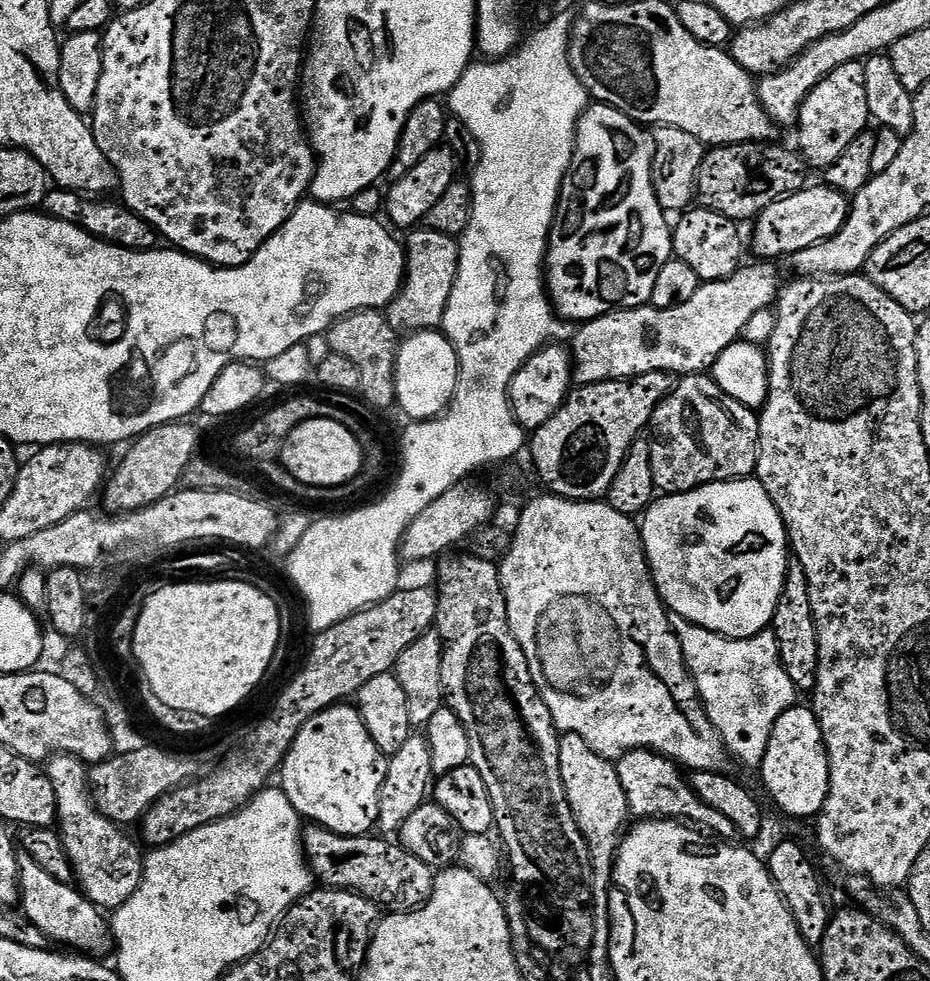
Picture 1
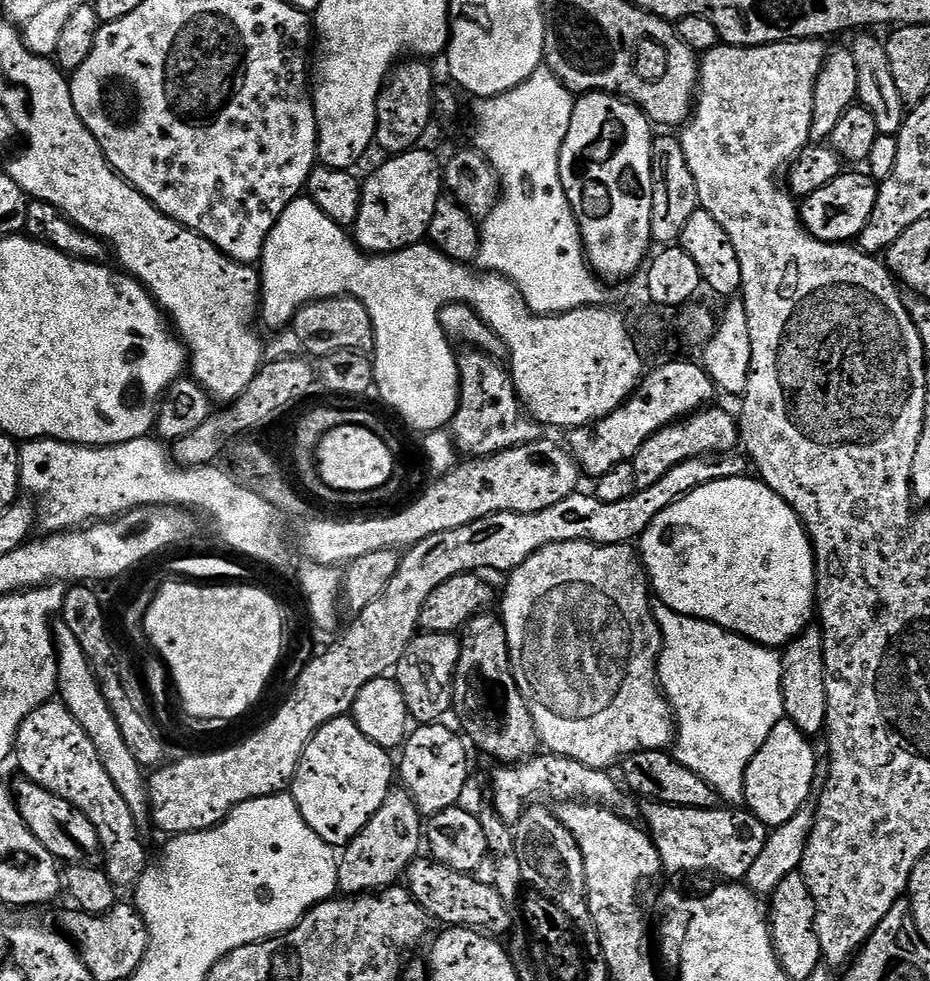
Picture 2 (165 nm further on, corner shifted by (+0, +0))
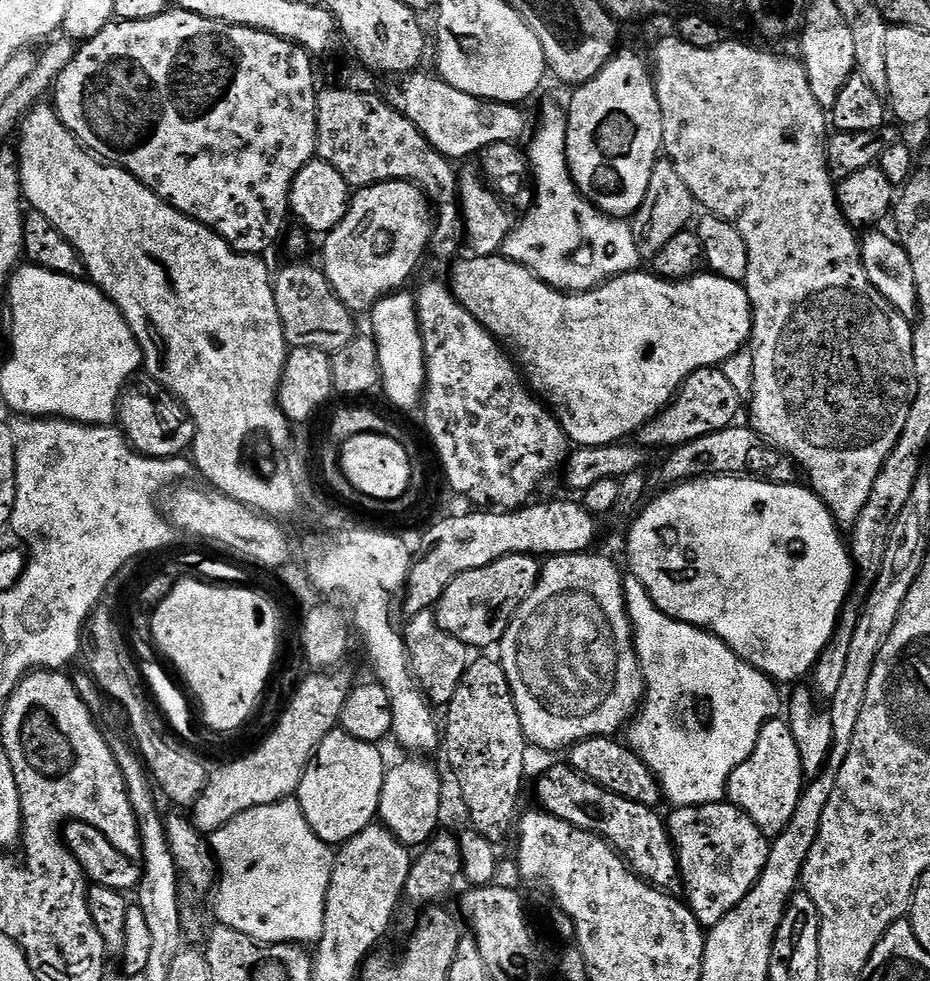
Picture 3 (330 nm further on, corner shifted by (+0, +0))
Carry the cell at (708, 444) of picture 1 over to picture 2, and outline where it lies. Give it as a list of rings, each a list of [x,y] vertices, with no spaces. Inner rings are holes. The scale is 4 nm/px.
[[[705,406],[691,416],[677,420],[675,424],[667,424],[658,429],[649,440],[642,442],[642,446],[632,457],[630,463],[634,470],[634,482],[637,489],[649,488],[662,478],[678,462],[686,462],[695,456],[710,456],[722,452],[733,451],[738,444],[738,420],[735,415],[723,412],[717,406]]]

